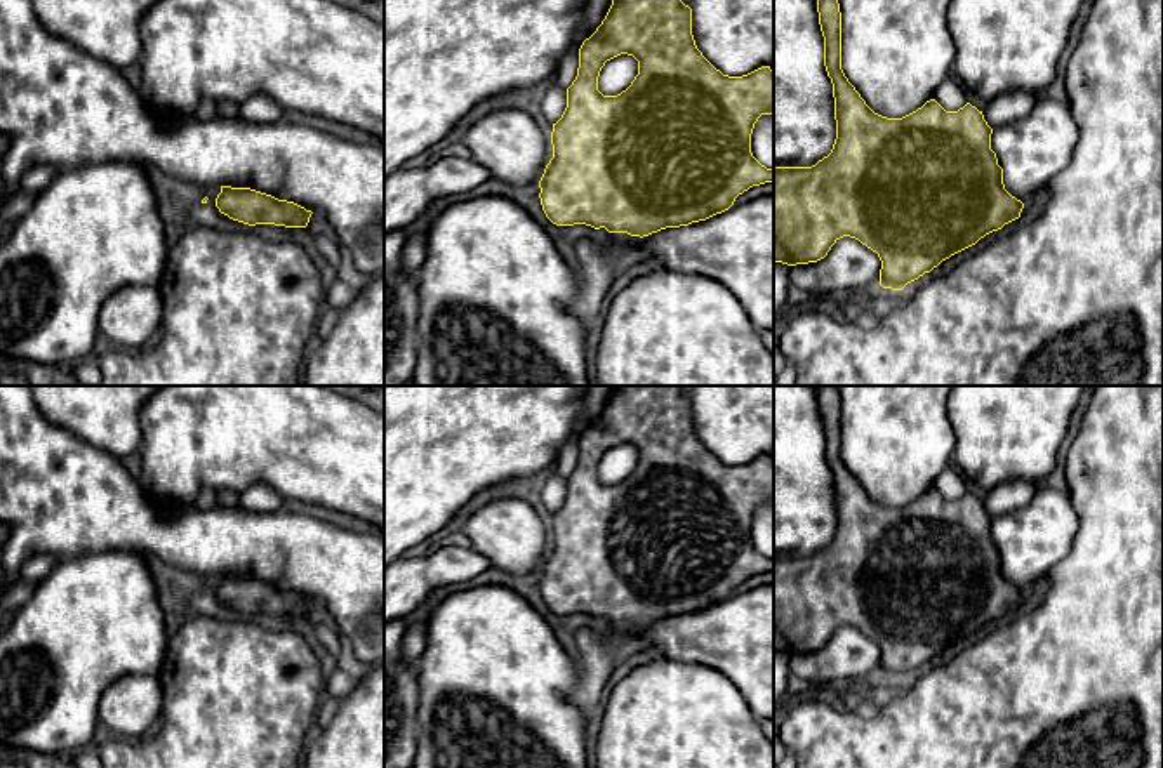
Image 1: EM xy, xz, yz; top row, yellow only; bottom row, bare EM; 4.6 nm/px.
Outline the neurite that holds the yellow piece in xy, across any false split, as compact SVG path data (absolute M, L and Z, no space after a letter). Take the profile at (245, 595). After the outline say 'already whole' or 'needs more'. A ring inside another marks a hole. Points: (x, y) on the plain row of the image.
M221 575L216 596L229 608L249 615L275 613L285 617L306 617L313 603L294 591L278 589L250 577L231 575Z | already whole

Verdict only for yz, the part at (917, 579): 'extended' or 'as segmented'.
as segmented

